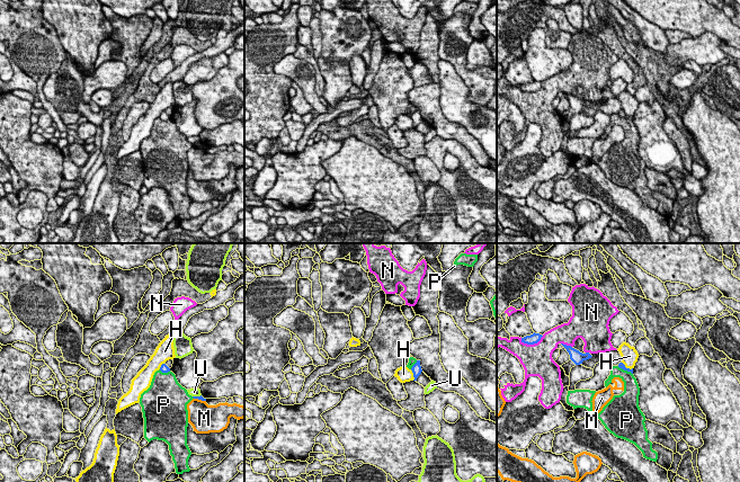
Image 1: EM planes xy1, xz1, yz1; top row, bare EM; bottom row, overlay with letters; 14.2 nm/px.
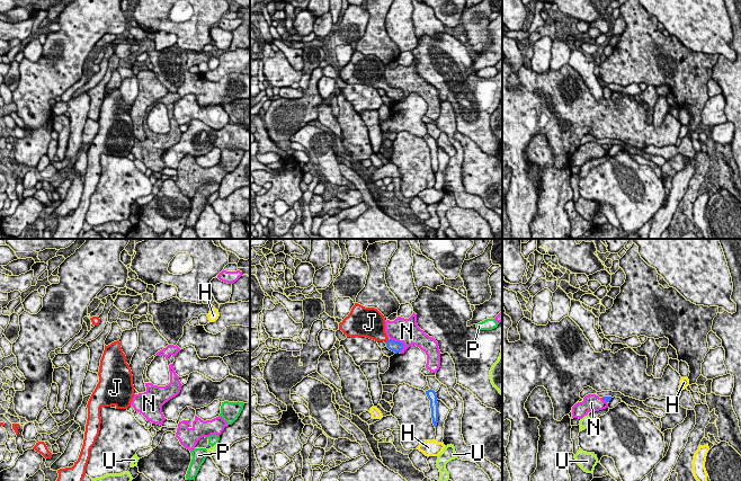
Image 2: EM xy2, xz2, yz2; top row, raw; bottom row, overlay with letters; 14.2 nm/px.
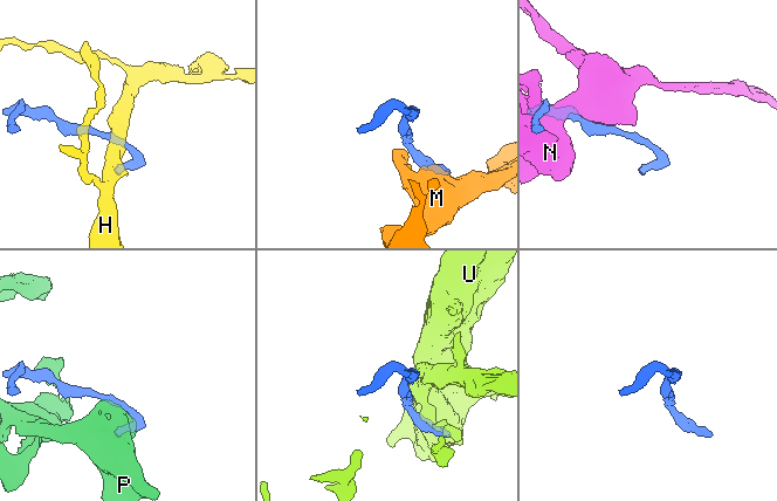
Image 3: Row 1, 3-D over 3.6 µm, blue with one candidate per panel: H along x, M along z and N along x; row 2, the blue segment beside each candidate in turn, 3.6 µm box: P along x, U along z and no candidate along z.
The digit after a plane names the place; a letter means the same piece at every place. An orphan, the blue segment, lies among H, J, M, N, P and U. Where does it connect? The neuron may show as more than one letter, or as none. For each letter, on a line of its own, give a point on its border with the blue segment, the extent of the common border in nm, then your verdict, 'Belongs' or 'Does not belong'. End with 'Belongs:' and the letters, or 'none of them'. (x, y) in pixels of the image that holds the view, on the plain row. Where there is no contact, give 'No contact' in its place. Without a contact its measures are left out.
H: Touches blue at xz1 (413, 123). Shared border 170 nm. Does not belong
J: Touches blue at xz2 (386, 89). Shared border 80 nm. Belongs
M: Touches blue at xy1 (199, 146). Shared border 180 nm. Does not belong
N: Touches blue at yz1 (532, 91). Shared border 340 nm. Does not belong
P: Touches blue at xz1 (413, 113). Shared border 160 nm. Does not belong
U: Touches blue at xy1 (196, 144). Shared border 130 nm. Does not belong
Belongs: J

